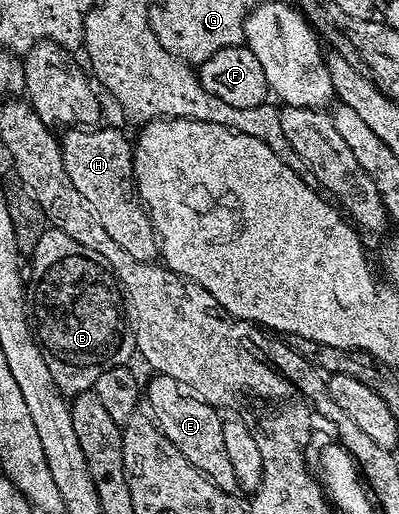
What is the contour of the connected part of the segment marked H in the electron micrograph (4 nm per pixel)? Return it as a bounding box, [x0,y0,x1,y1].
[60,127,159,263]

